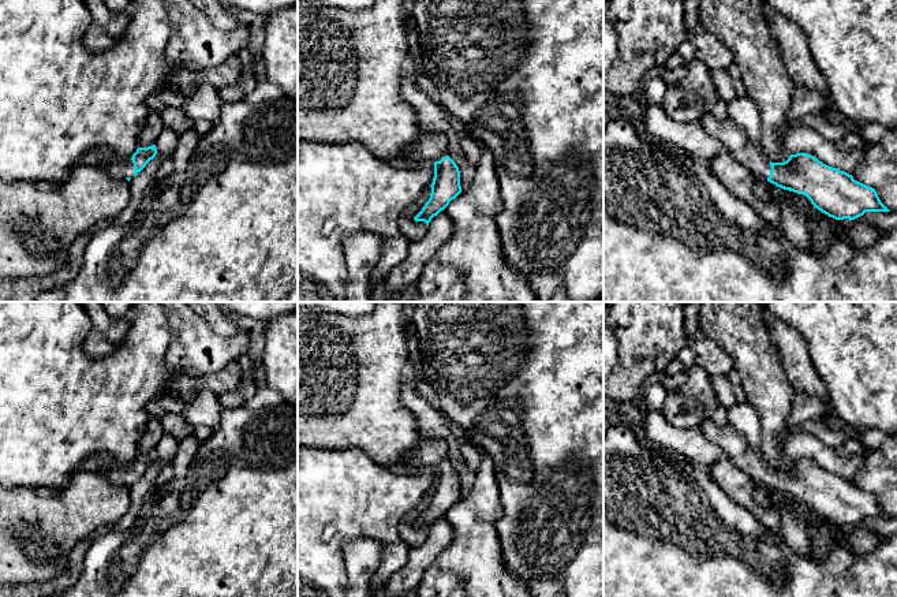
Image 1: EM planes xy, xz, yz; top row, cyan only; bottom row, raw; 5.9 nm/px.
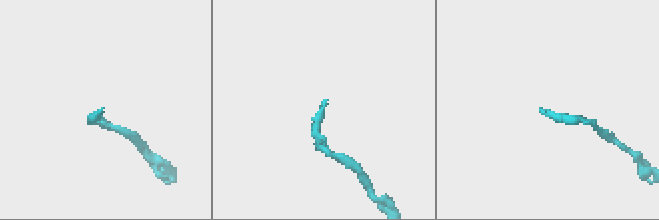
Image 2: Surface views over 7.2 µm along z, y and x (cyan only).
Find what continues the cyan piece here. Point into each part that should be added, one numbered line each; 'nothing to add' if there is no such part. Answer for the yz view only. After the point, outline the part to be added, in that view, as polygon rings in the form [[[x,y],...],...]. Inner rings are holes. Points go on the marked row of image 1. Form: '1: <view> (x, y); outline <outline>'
1: yz (735, 140); outline [[[711,113],[698,120],[714,138],[722,142],[728,150],[741,165],[760,179],[767,180],[771,167],[762,148],[755,145],[747,133],[733,120],[720,120]]]

